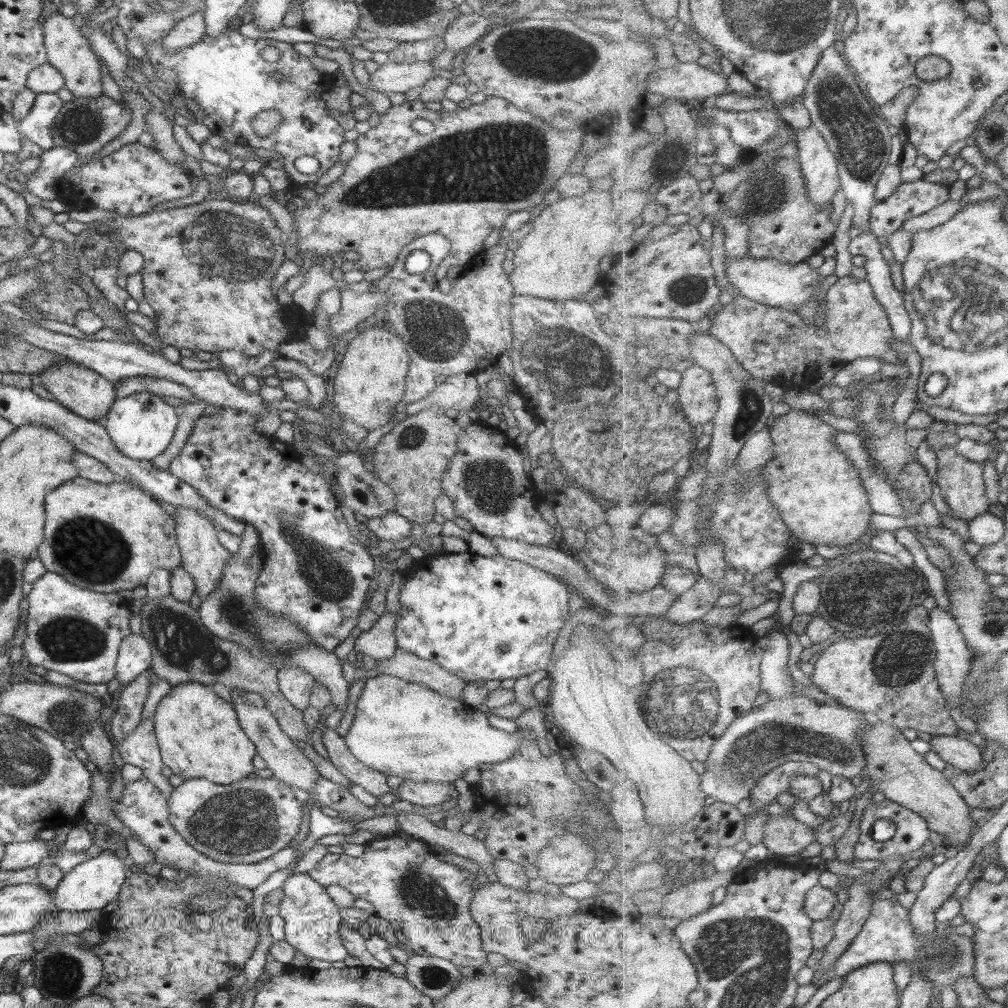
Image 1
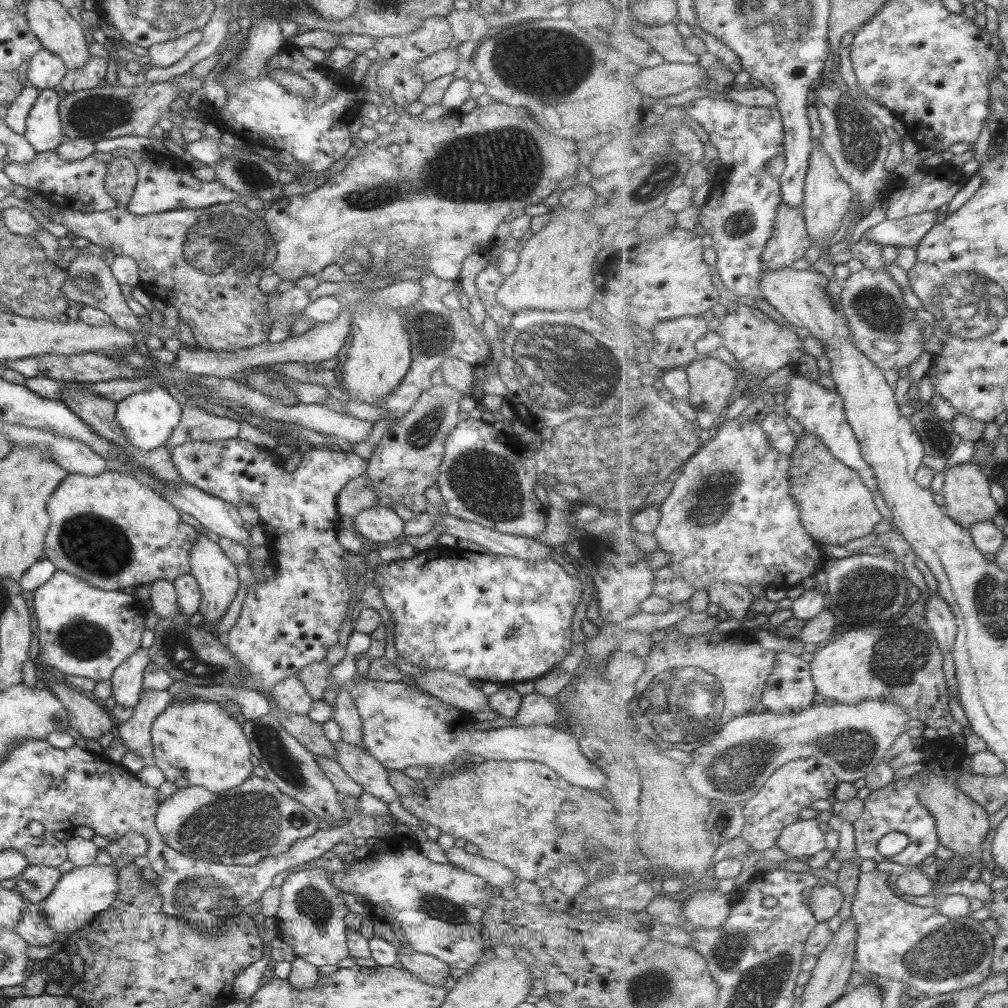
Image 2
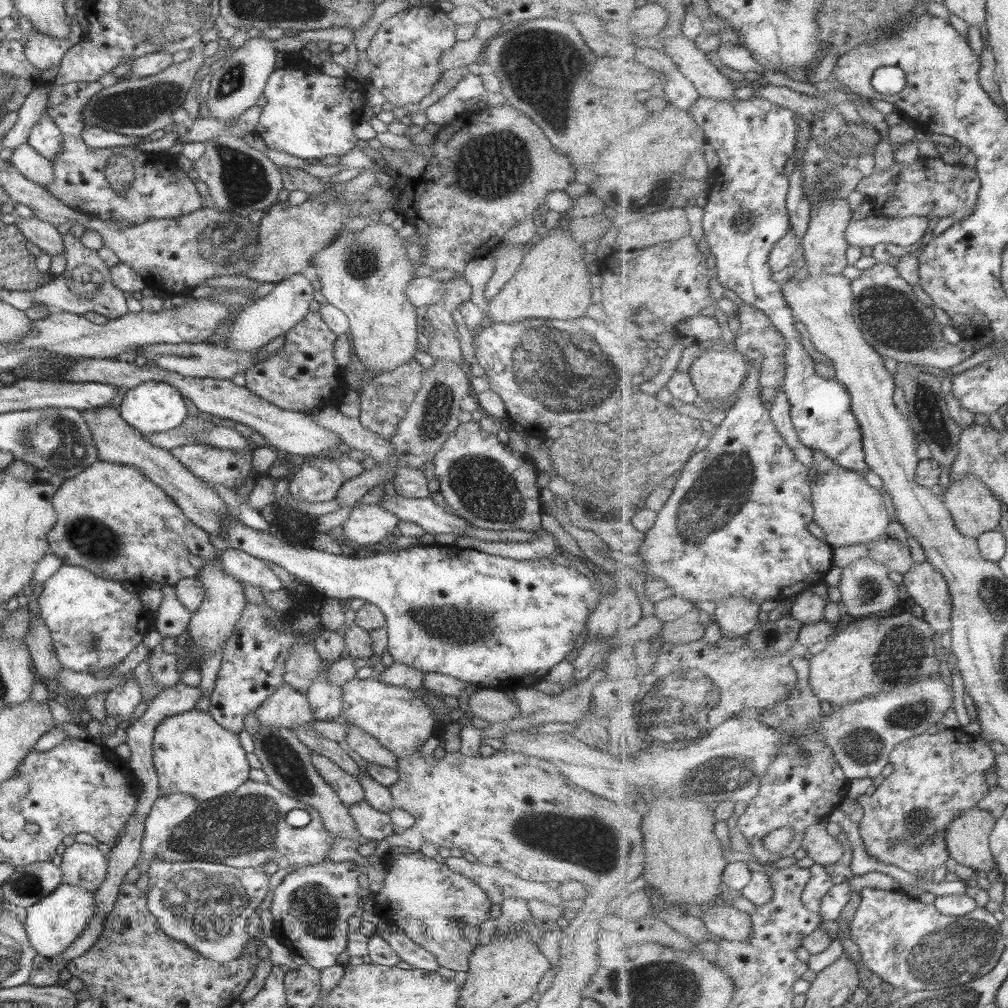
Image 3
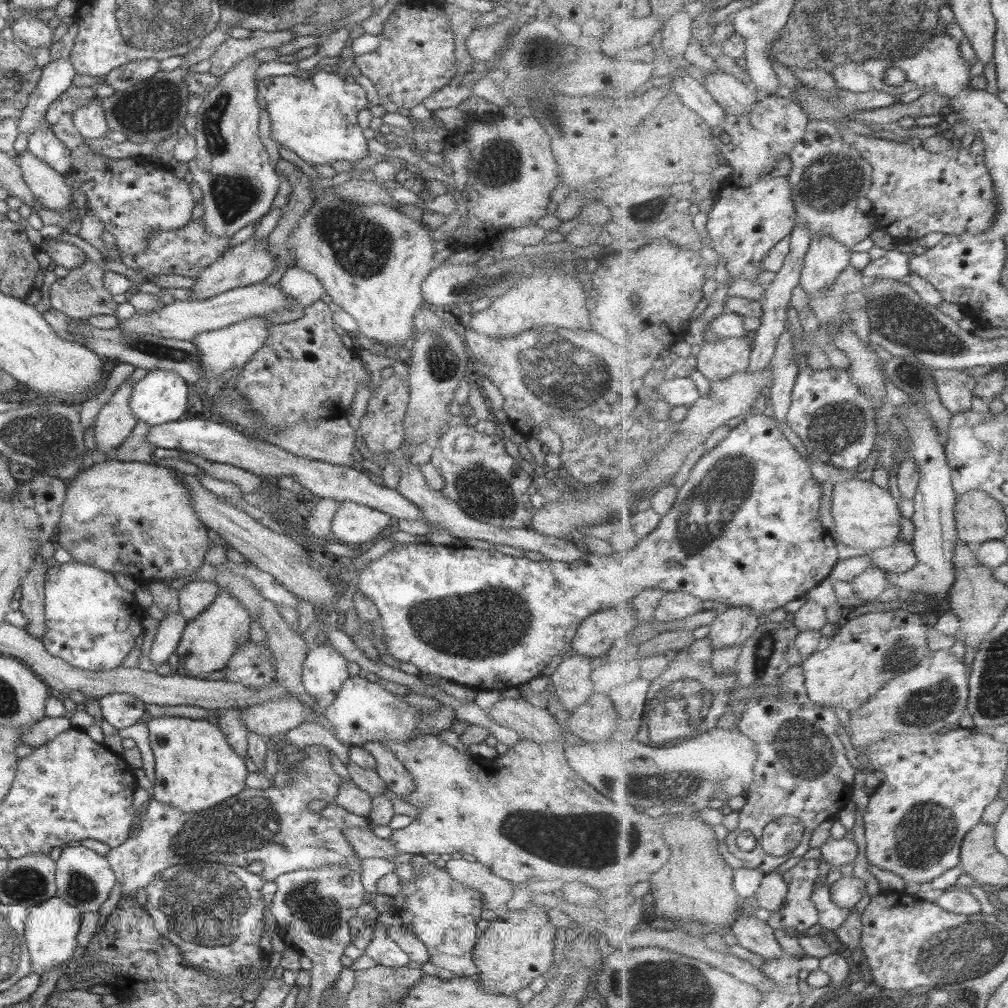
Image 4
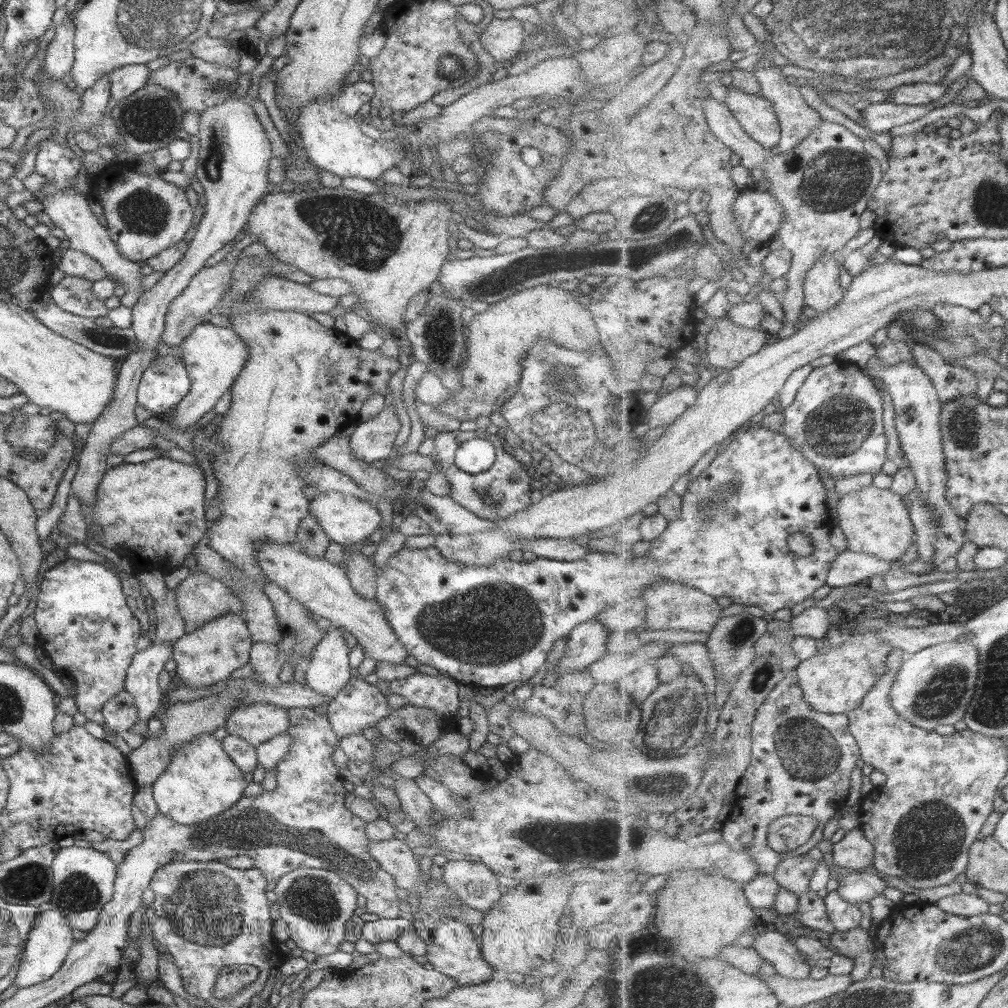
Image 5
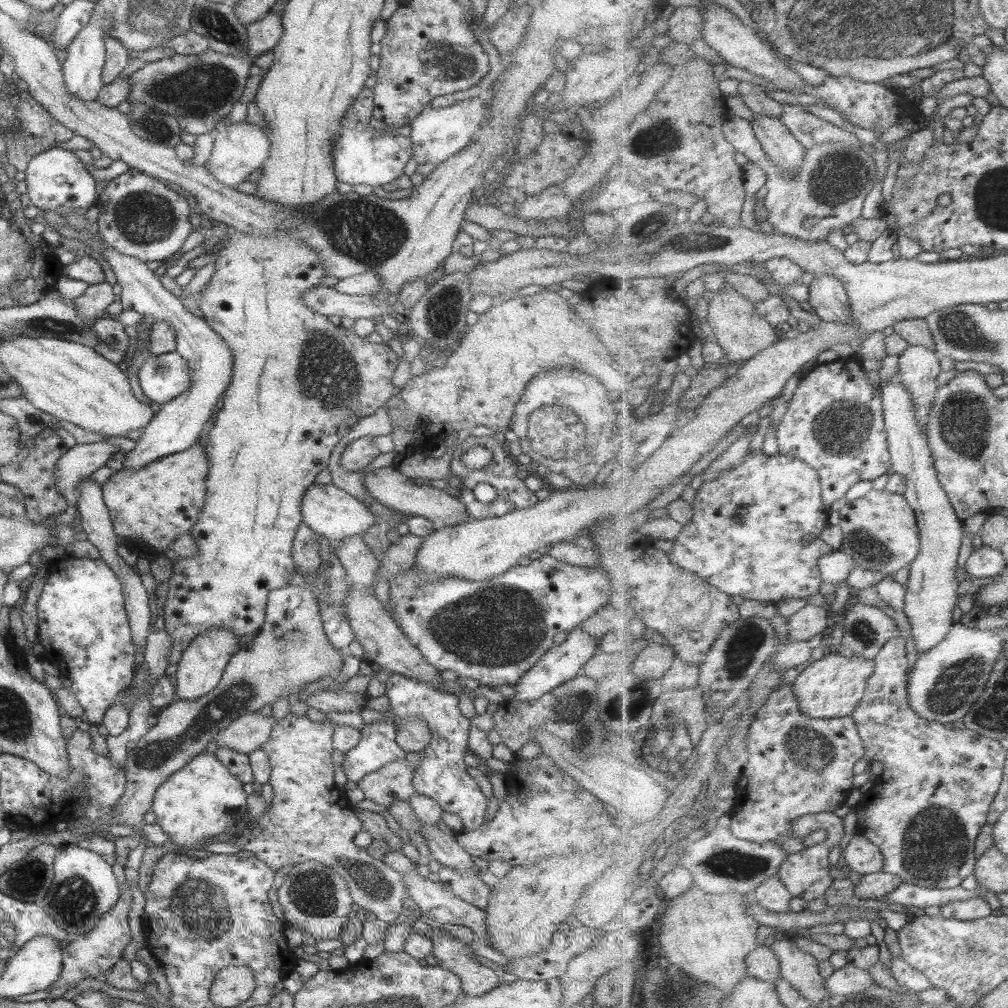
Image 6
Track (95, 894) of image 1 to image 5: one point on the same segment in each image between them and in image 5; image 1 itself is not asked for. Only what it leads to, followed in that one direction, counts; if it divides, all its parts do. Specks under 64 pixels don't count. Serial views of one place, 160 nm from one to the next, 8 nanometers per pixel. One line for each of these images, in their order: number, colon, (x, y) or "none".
2: (79, 894)
3: (51, 924)
4: (50, 929)
5: (47, 944)

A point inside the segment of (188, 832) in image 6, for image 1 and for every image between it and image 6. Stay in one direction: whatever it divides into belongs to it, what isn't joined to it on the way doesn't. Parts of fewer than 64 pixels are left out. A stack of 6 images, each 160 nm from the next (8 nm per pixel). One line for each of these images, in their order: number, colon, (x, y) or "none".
1: (198, 735)
2: (195, 742)
3: (191, 753)
4: (194, 767)
5: (200, 780)

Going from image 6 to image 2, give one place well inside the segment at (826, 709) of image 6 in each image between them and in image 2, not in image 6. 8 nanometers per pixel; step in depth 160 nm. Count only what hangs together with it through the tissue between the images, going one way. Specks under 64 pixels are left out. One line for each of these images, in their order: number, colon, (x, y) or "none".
2: (903, 663)
3: (869, 656)
4: (870, 650)
5: (837, 681)

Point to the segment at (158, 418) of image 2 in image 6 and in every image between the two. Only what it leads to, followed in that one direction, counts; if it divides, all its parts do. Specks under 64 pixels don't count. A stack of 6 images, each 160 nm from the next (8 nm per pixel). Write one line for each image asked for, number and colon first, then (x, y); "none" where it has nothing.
3: (153, 406)
4: (161, 396)
5: (164, 382)
6: (162, 377)

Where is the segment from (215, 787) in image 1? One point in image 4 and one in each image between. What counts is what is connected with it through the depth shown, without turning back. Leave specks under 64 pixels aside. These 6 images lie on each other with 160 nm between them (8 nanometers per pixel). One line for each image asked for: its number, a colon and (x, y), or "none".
2: (239, 826)
3: (254, 824)
4: (273, 826)

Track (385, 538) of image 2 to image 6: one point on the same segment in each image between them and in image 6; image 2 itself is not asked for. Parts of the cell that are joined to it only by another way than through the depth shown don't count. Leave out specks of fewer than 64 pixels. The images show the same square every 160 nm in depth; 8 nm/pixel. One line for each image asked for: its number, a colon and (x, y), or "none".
3: (366, 524)
4: (353, 523)
5: (348, 521)
6: (329, 512)

